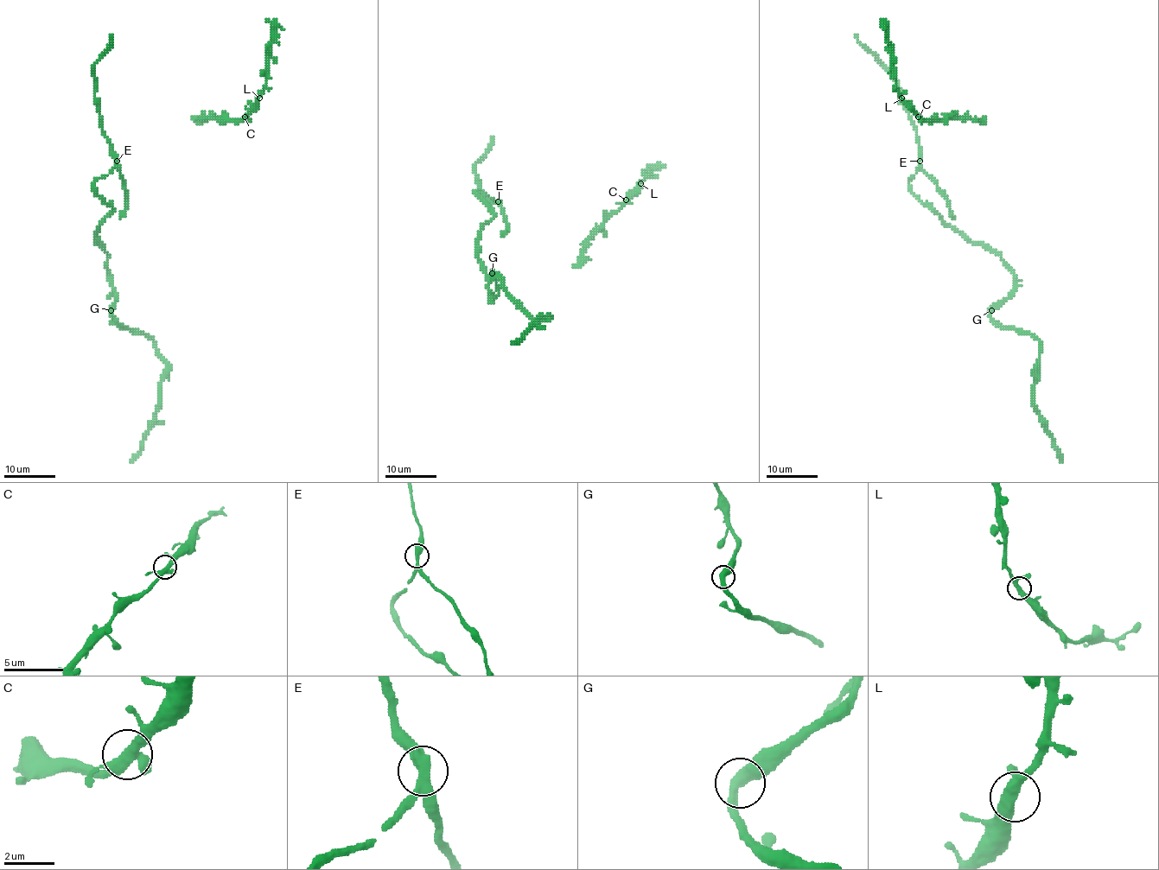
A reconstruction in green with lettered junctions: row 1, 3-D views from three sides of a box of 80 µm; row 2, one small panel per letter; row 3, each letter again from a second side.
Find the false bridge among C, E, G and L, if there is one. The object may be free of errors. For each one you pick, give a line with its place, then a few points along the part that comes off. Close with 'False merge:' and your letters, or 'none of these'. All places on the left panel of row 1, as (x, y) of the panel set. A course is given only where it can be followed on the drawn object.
E: (117, 161) | (117, 161), (125, 193), (125, 211), (119, 219)
False merge: E

